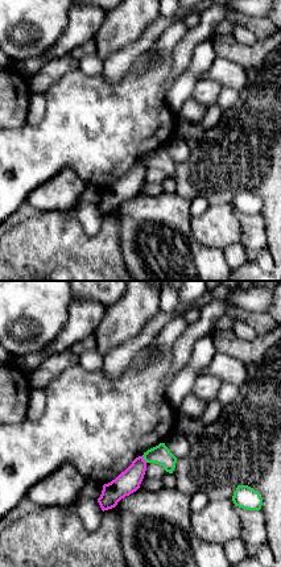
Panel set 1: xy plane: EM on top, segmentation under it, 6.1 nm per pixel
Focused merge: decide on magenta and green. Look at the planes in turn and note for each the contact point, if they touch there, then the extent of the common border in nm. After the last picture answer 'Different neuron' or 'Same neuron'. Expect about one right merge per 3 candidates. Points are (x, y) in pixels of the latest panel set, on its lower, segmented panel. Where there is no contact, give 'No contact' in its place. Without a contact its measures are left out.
Touches magenta at (143, 459). Shared border 50 nm

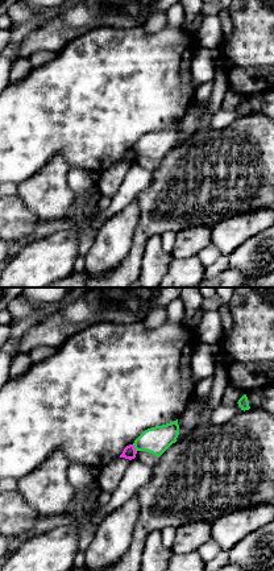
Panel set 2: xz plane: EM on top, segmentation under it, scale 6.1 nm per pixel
Touches magenta at (135, 449). Shared border 50 nm

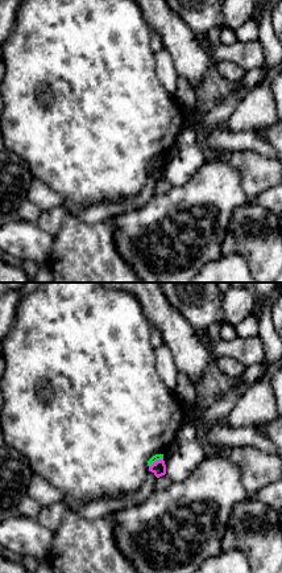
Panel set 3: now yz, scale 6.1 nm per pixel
Touches magenta at (157, 461). Shared border 110 nm

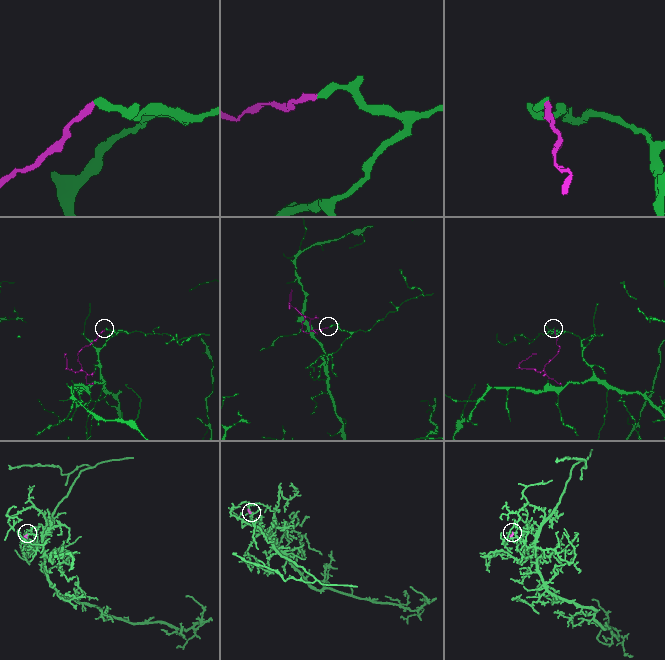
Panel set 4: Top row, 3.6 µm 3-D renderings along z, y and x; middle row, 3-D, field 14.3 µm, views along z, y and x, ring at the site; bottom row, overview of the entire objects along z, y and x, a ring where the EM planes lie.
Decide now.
Different neuron

